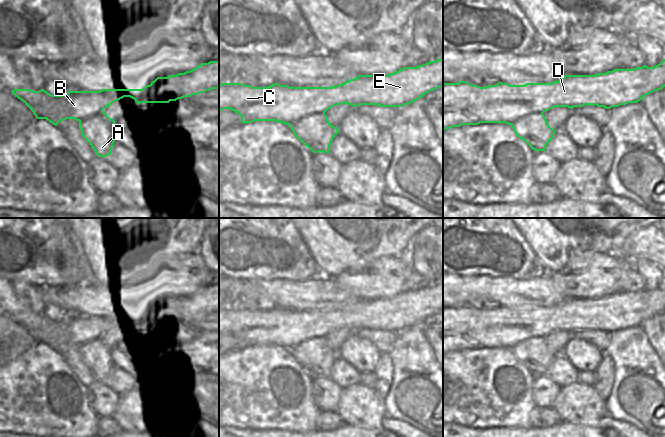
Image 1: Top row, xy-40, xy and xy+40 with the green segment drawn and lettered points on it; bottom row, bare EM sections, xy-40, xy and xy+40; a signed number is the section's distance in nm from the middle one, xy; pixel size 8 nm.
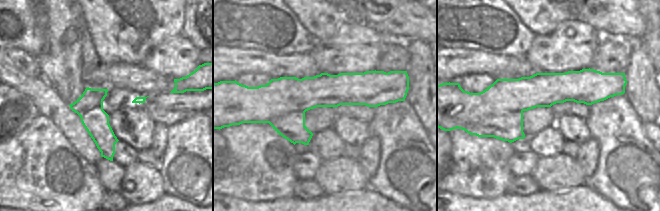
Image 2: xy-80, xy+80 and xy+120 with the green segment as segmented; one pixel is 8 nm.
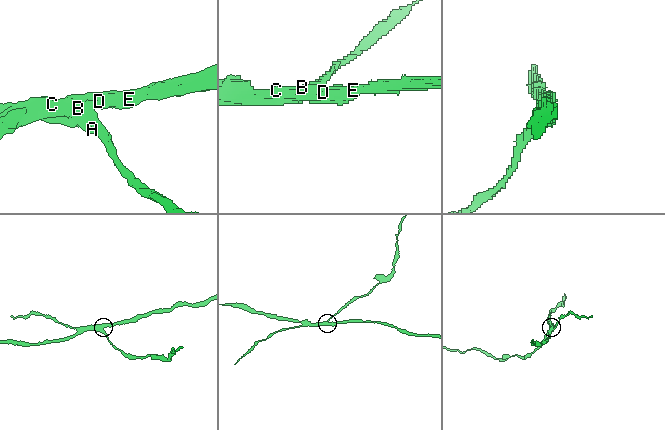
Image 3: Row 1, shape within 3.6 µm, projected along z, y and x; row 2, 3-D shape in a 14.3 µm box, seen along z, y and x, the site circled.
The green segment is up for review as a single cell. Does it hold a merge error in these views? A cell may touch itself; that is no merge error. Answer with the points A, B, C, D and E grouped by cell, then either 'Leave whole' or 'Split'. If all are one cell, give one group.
Groups: A / B C D E. Split

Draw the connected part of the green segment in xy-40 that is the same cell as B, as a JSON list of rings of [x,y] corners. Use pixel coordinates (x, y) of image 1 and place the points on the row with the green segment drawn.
[[[219,60],[201,63],[194,69],[168,77],[157,77],[150,85],[142,89],[102,89],[100,91],[69,91],[62,95],[52,95],[41,89],[14,89],[11,92],[20,99],[35,115],[37,119],[46,119],[57,126],[60,121],[74,119],[82,121],[92,115],[96,115],[109,107],[112,103],[130,97],[136,103],[169,103],[184,97],[198,95],[212,89],[219,88]]]

